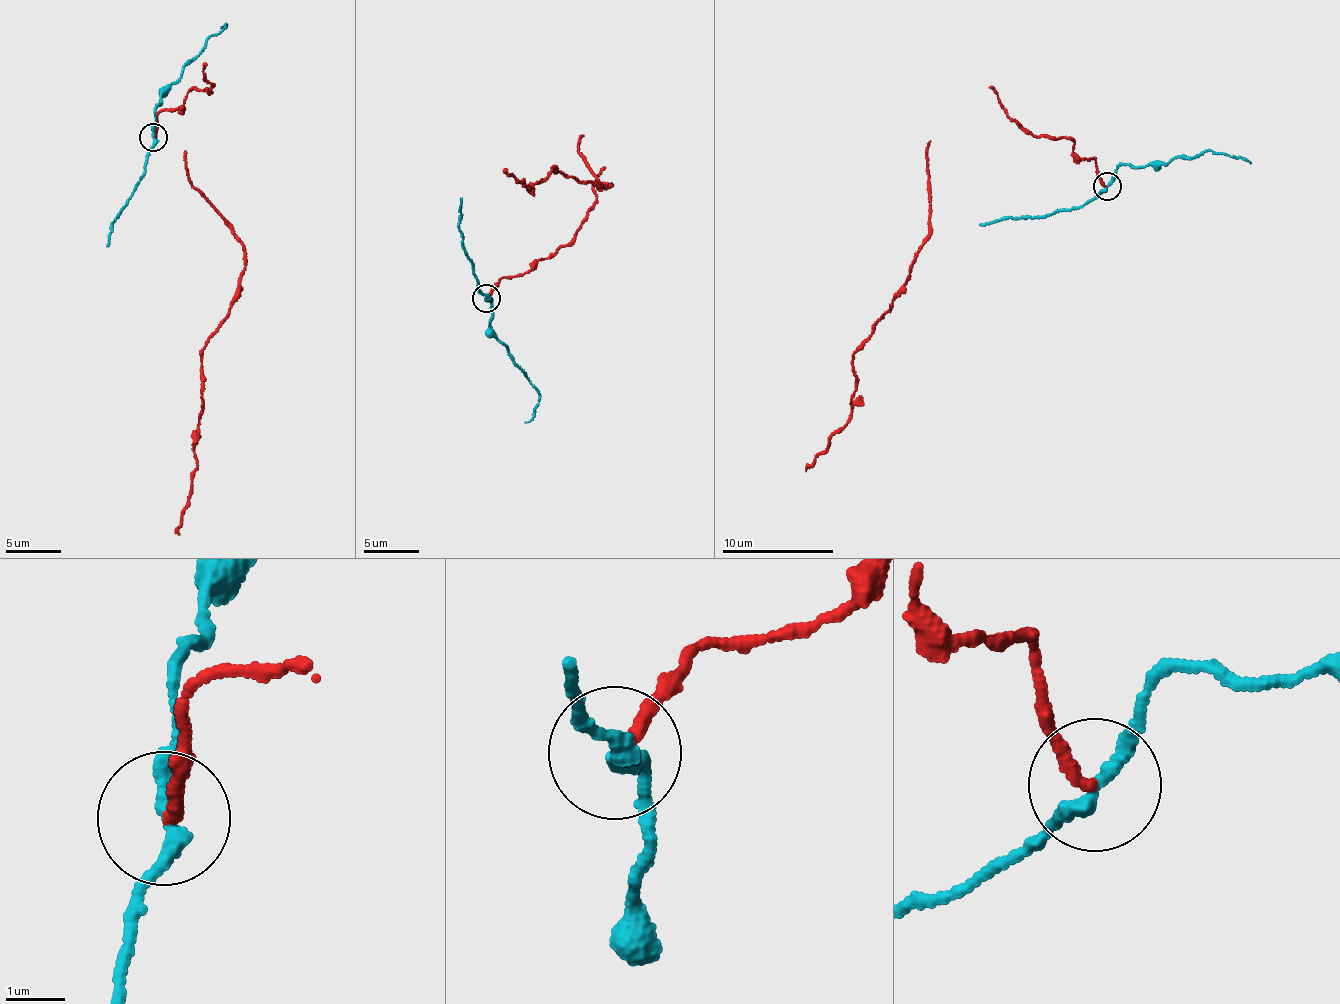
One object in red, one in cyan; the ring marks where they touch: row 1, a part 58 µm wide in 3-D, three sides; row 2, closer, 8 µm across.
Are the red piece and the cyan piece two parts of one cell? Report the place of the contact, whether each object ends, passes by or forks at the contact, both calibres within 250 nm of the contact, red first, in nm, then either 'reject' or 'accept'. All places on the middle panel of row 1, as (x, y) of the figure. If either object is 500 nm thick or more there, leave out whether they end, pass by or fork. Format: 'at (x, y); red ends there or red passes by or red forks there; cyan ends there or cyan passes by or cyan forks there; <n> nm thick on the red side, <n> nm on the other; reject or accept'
at (486, 298); red ends there; cyan passes by; 200 nm thick on the red side, 240 nm on the other; reject

